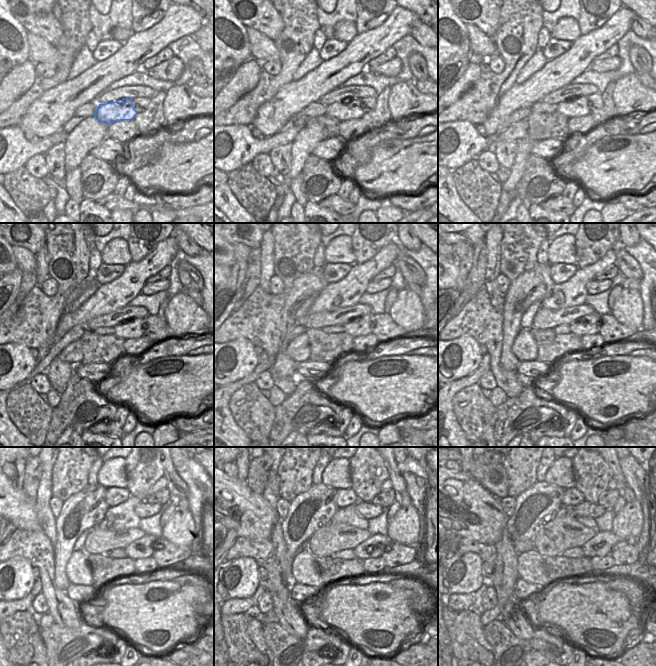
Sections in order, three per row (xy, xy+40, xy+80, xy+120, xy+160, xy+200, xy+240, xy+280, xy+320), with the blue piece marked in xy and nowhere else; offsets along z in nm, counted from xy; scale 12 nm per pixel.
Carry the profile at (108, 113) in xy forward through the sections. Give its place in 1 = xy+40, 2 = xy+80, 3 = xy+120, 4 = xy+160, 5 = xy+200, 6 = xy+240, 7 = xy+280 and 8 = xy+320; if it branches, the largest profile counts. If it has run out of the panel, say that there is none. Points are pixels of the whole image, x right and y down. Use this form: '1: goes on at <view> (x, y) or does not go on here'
1: goes on at xy+40 (348, 109)
2: goes on at xy+80 (576, 107)
3: goes on at xy+120 (132, 329)
4: goes on at xy+160 (362, 326)
5: goes on at xy+200 (590, 324)
6: goes on at xy+240 (142, 548)
7: goes on at xy+280 (373, 547)
8: goes on at xy+320 (603, 542)

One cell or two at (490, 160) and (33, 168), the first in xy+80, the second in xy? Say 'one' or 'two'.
one

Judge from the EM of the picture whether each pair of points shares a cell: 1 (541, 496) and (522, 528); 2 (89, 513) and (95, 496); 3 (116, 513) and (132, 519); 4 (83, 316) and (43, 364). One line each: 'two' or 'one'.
1: one
2: one
3: one
4: two

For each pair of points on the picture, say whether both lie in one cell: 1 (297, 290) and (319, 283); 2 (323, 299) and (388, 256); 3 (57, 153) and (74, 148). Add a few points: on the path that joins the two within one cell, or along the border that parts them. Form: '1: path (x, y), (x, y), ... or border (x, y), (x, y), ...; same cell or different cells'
1: path (302, 288), (314, 283); same cell
2: path (339, 292), (346, 292), (372, 266); same cell
3: border (63, 142), (64, 168), (66, 170); different cells

